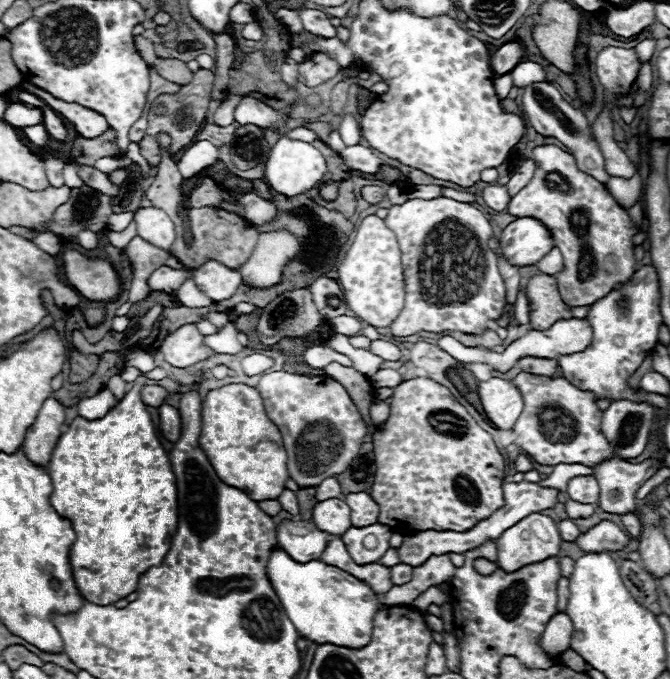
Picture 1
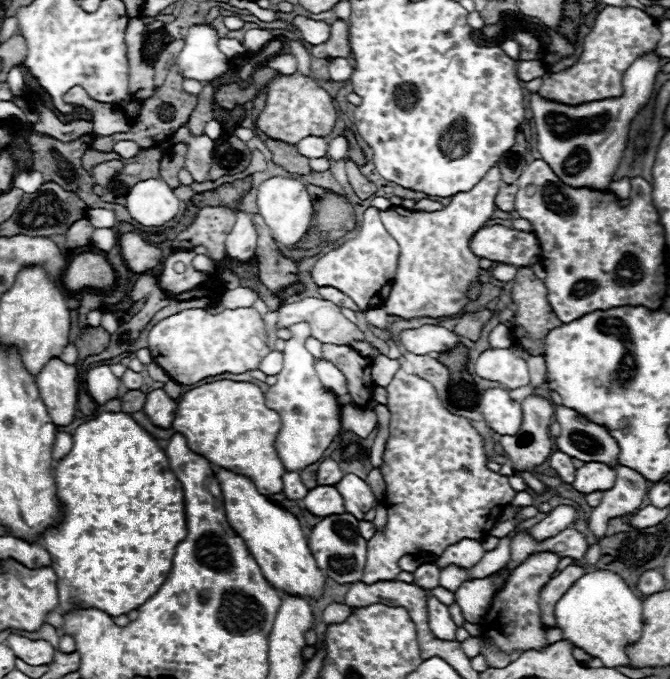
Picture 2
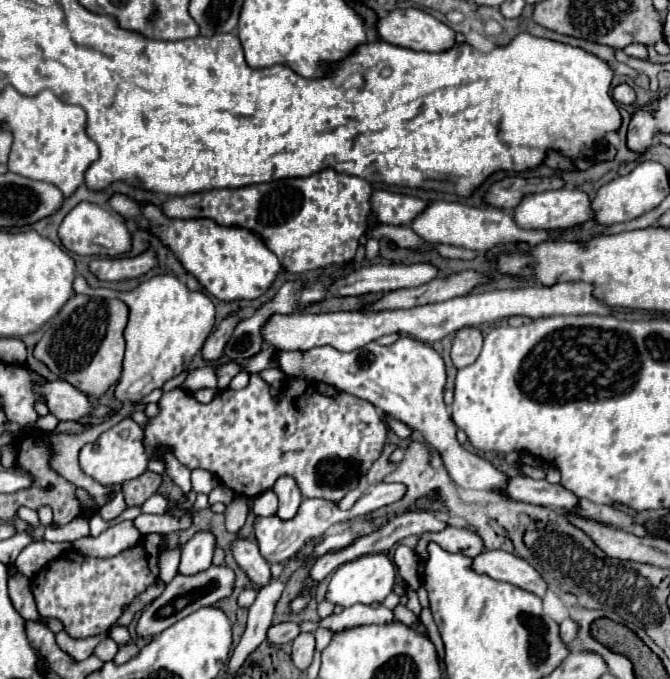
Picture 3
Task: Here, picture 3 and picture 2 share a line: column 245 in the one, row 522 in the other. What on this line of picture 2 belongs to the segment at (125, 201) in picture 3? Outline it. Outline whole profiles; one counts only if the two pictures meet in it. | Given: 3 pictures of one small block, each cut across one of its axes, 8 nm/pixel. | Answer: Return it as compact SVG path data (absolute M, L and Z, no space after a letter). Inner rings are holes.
M214 468L214 476L222 486L228 524L236 530L236 534L240 534L240 538L244 538L264 578L276 590L286 590L292 594L300 594L304 598L320 598L326 576L316 566L316 560L308 548L298 518L288 510L278 508L274 502L268 500L268 496L260 494L250 478L226 468Z

